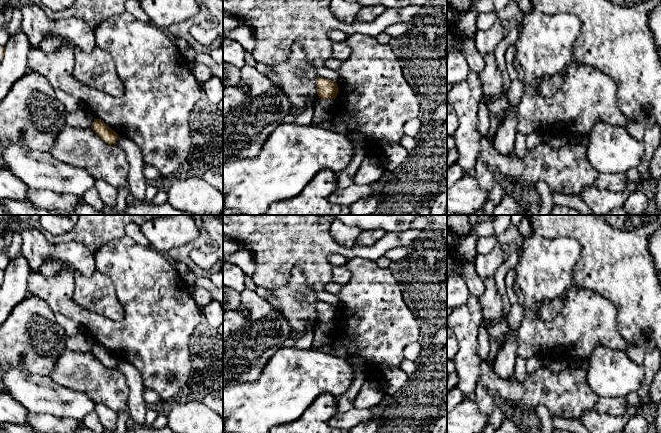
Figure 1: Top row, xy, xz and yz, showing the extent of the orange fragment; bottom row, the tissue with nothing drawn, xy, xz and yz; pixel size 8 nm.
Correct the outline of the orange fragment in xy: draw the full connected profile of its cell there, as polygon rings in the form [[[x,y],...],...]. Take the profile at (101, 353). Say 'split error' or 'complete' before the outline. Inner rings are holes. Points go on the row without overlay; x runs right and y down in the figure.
complete; [[[94,343],[94,346],[91,352],[95,357],[106,367],[114,368],[118,362],[118,358],[109,352],[103,345],[100,343]]]

